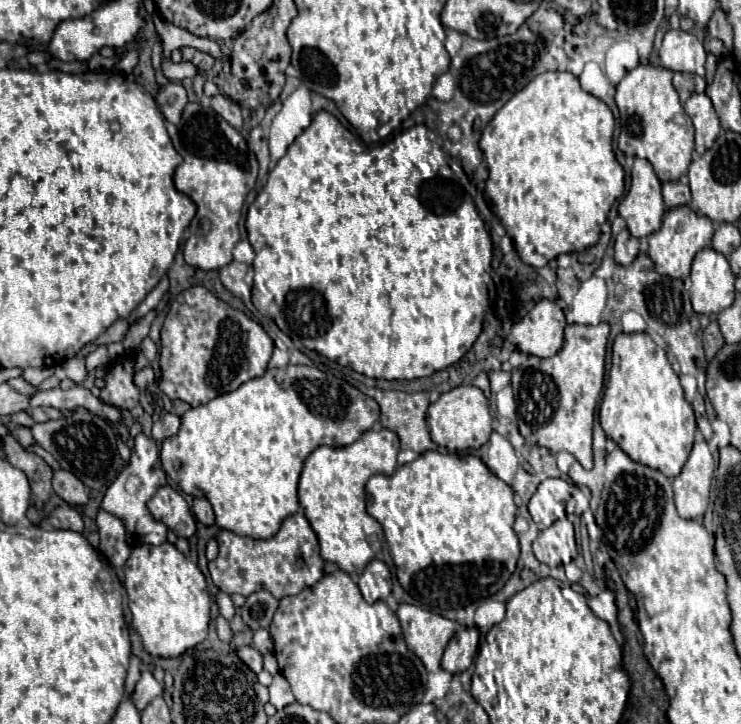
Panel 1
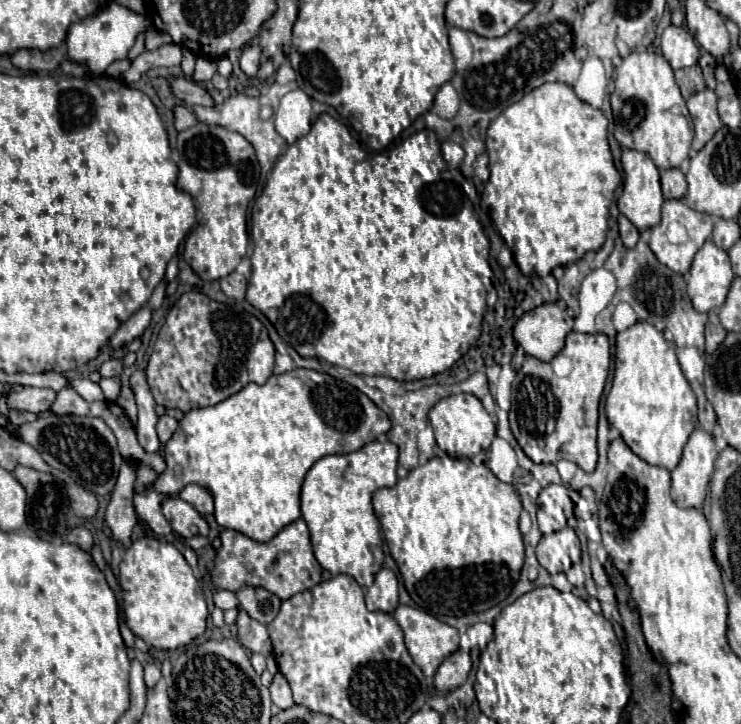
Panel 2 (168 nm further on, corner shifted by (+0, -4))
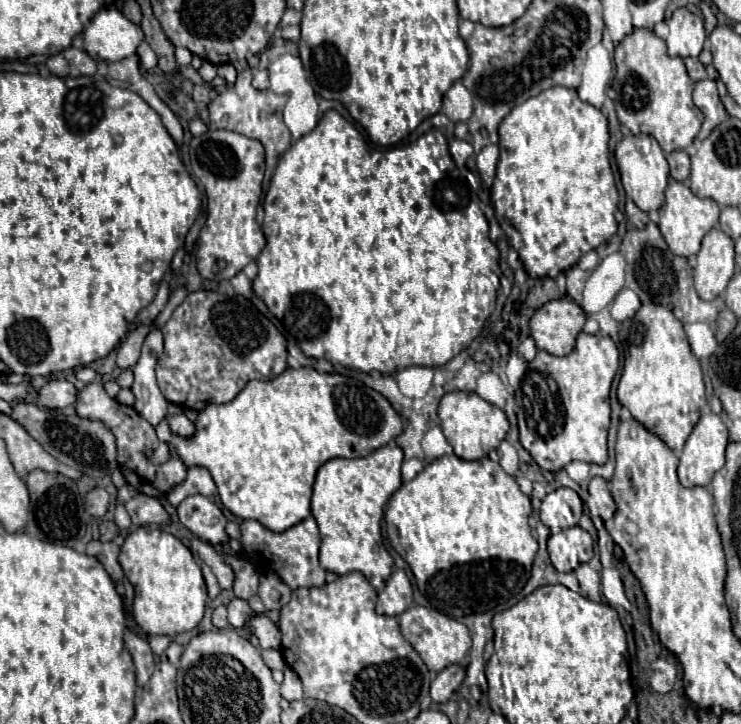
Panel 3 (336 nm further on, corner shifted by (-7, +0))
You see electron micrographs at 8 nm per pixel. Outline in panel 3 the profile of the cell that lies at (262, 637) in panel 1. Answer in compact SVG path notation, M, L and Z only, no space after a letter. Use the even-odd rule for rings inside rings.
M253 614L249 620L249 626L261 648L277 648L277 650L281 648L281 632L277 624L273 624L267 616Z

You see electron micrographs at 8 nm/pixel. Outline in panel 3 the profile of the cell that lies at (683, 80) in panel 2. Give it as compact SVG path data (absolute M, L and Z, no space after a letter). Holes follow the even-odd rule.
M687 58L687 60L685 60L685 66L687 66L689 78L691 78L693 82L699 82L699 80L705 80L705 78L707 78L705 66L703 66L697 58Z

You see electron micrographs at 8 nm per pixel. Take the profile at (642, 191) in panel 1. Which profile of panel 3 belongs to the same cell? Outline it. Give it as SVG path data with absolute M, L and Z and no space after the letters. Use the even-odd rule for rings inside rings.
M647 134L639 136L625 136L615 150L619 172L621 172L621 182L627 192L627 196L637 204L639 210L643 212L653 212L659 210L665 202L665 188L669 182L669 166L663 156L661 146L655 142L655 138Z

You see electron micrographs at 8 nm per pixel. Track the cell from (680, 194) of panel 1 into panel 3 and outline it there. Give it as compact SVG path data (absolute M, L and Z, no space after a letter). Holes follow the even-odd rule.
M671 152L667 156L667 162L669 162L669 168L671 168L671 178L687 184L689 172L691 172L691 162L689 162L687 152Z

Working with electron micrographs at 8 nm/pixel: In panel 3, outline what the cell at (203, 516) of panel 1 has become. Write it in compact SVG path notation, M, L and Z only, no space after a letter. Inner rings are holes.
M195 466L195 468L189 470L185 482L177 484L177 486L167 494L167 500L169 500L171 506L177 506L183 498L187 498L187 496L191 496L191 494L201 494L201 496L211 498L215 492L217 492L217 486L215 486L211 474L207 472L207 468Z

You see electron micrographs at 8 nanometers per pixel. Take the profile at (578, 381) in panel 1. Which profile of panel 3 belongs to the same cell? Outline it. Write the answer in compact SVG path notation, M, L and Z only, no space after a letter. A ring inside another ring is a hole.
M579 332L575 348L567 356L553 356L539 350L517 390L517 420L519 436L523 448L533 456L533 460L549 470L557 472L571 460L583 460L589 464L607 462L607 430L609 430L609 390L619 370L619 350L609 336Z

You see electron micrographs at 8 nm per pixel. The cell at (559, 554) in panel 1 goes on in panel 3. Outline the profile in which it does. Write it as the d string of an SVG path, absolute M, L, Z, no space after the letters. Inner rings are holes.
M577 526L551 534L547 540L547 550L551 564L561 573L573 572L594 555L592 537Z

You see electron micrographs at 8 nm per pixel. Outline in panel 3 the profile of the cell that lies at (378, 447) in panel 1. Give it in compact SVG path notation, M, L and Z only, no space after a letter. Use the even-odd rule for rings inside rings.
M381 446L373 450L365 458L333 458L325 462L315 478L313 484L313 498L311 498L311 512L317 520L319 532L321 532L321 550L319 550L319 562L325 570L335 574L347 574L347 572L363 572L365 578L381 590L385 586L385 580L389 578L393 570L393 558L383 546L381 536L381 518L383 518L383 506L387 504L389 496L401 488L401 464L403 464L403 450L399 446Z

